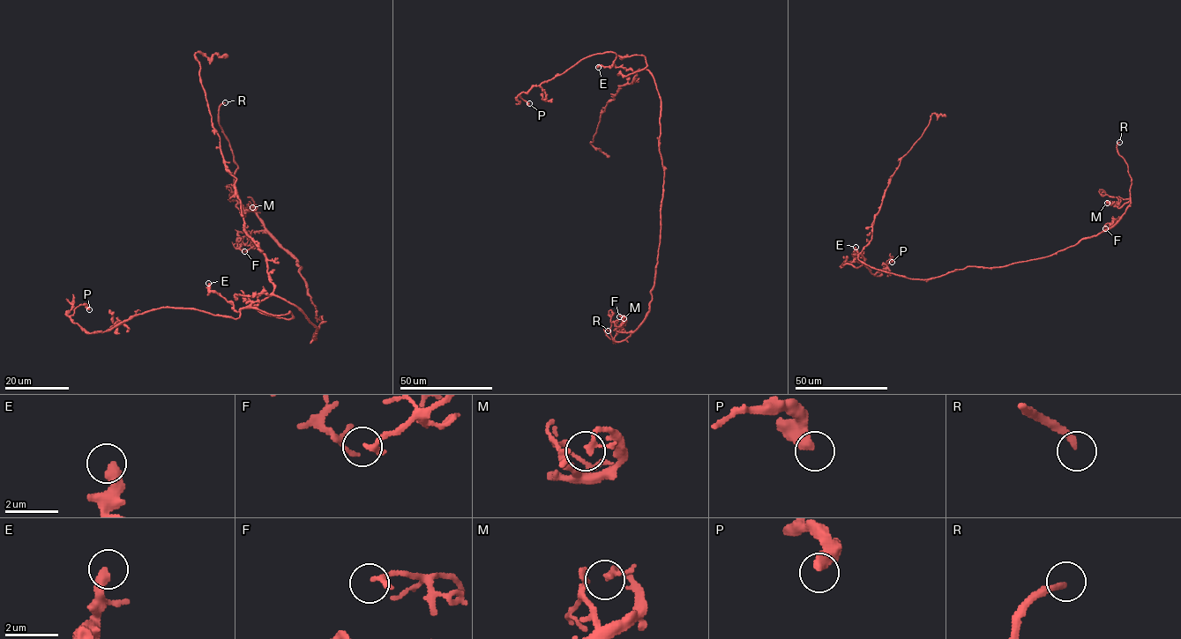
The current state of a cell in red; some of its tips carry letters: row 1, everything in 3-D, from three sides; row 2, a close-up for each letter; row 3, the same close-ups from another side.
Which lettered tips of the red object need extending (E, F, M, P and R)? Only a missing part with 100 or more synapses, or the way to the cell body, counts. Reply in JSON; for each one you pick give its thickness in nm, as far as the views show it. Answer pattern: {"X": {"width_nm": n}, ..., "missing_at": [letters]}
{"R": {"width_nm": 220}, "missing_at": ["R"]}

